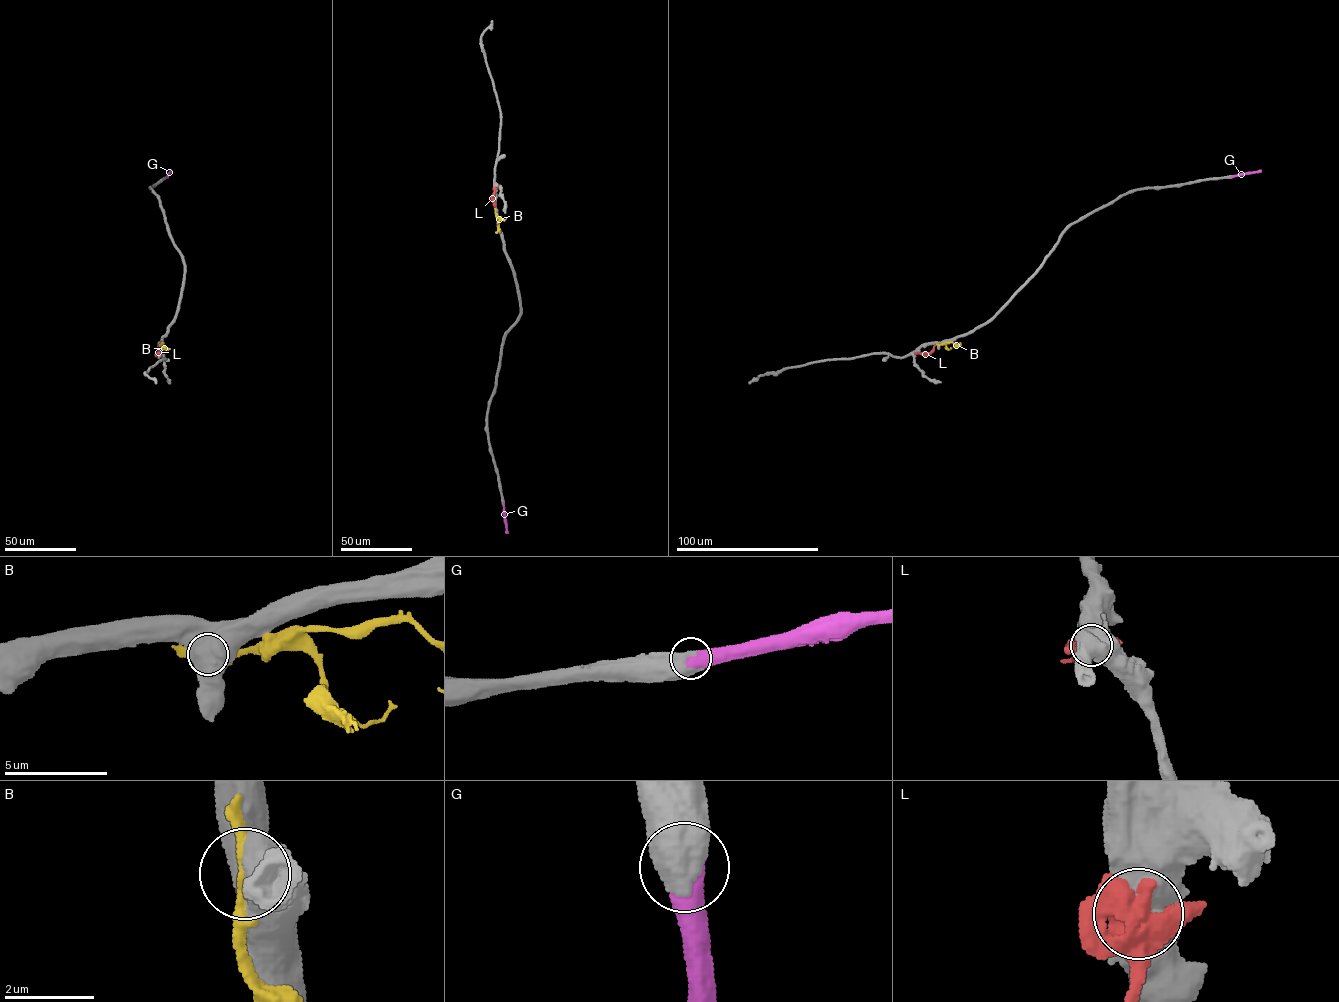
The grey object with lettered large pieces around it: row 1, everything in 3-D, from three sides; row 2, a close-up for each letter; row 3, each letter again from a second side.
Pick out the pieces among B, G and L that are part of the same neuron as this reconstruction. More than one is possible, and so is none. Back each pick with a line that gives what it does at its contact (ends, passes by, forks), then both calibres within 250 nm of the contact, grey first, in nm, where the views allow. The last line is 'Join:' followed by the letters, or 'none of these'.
G: It ends there. Thickness 800 nm (grey) against 750 nm
Join: G

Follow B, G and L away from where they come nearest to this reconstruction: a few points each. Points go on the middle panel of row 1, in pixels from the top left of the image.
B: (495, 210), (500, 232)
G: (503, 504), (508, 533)
L: (495, 188), (494, 207)

